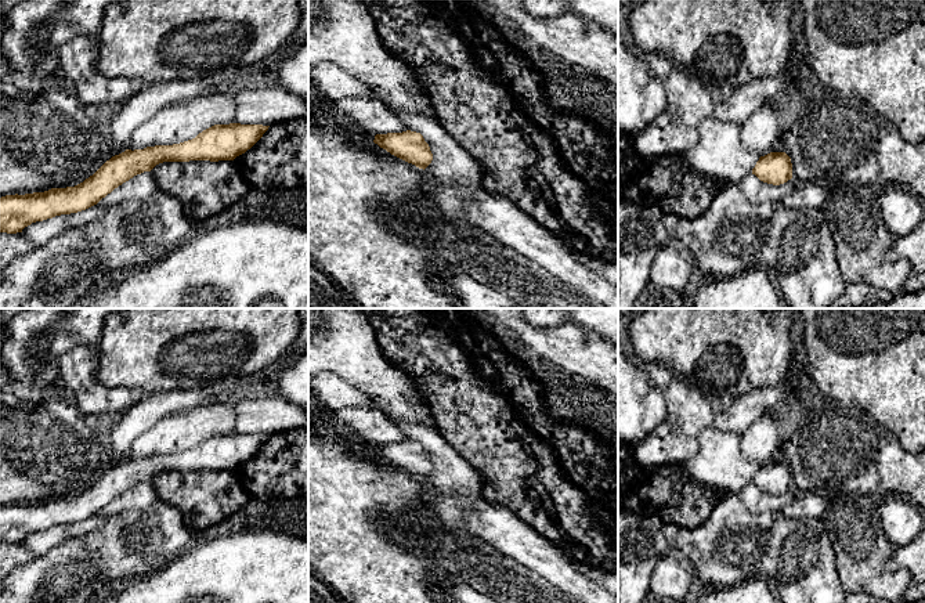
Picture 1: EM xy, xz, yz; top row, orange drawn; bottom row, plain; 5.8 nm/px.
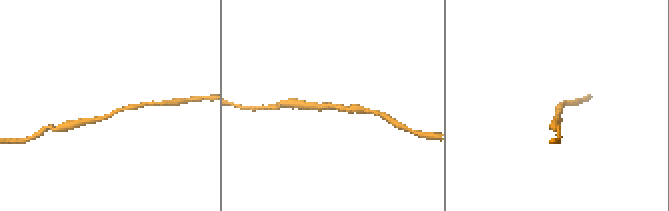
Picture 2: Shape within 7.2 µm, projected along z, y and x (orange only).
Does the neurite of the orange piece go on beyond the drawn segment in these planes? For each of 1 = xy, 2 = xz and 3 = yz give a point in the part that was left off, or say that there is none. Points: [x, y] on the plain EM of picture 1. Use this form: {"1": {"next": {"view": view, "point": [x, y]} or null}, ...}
{"1": {"next": null}, "2": {"next": null}, "3": {"next": null}}

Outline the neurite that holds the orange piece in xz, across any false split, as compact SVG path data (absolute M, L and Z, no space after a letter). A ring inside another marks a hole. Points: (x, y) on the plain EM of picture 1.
M407 440L402 443L376 444L373 452L391 465L423 480L433 470L429 454L416 441Z

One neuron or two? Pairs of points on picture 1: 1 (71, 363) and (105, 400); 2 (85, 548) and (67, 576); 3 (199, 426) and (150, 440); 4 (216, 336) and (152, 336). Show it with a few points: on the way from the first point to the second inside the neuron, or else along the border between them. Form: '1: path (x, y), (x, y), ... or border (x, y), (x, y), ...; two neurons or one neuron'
1: path (78, 372), (96, 390); one neuron
2: path (85, 555), (73, 569); one neuron
3: path (187, 429), (162, 439); one neuron
4: path (201, 336), (167, 336); one neuron

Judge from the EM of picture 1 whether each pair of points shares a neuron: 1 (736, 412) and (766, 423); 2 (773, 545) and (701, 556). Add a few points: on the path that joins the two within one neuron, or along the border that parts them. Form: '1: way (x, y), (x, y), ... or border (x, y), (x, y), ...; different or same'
1: border (770, 412), (757, 419), (741, 433); different
2: way (755, 548), (719, 549); same

